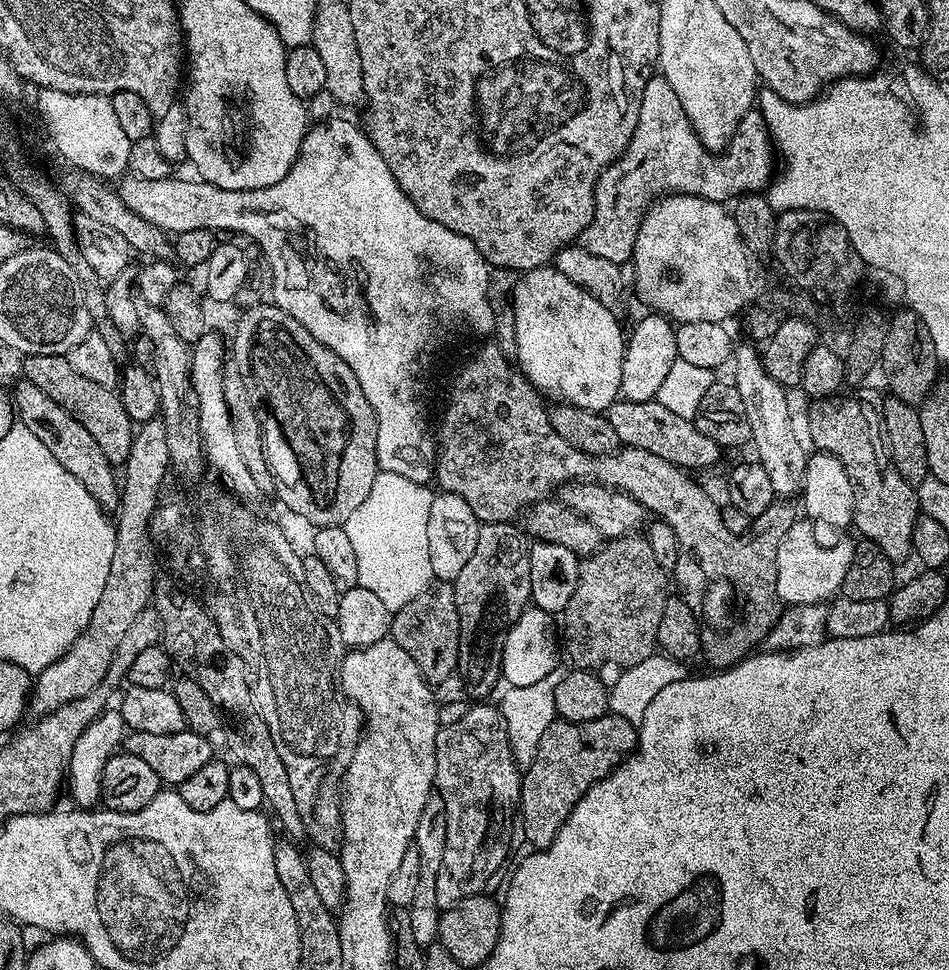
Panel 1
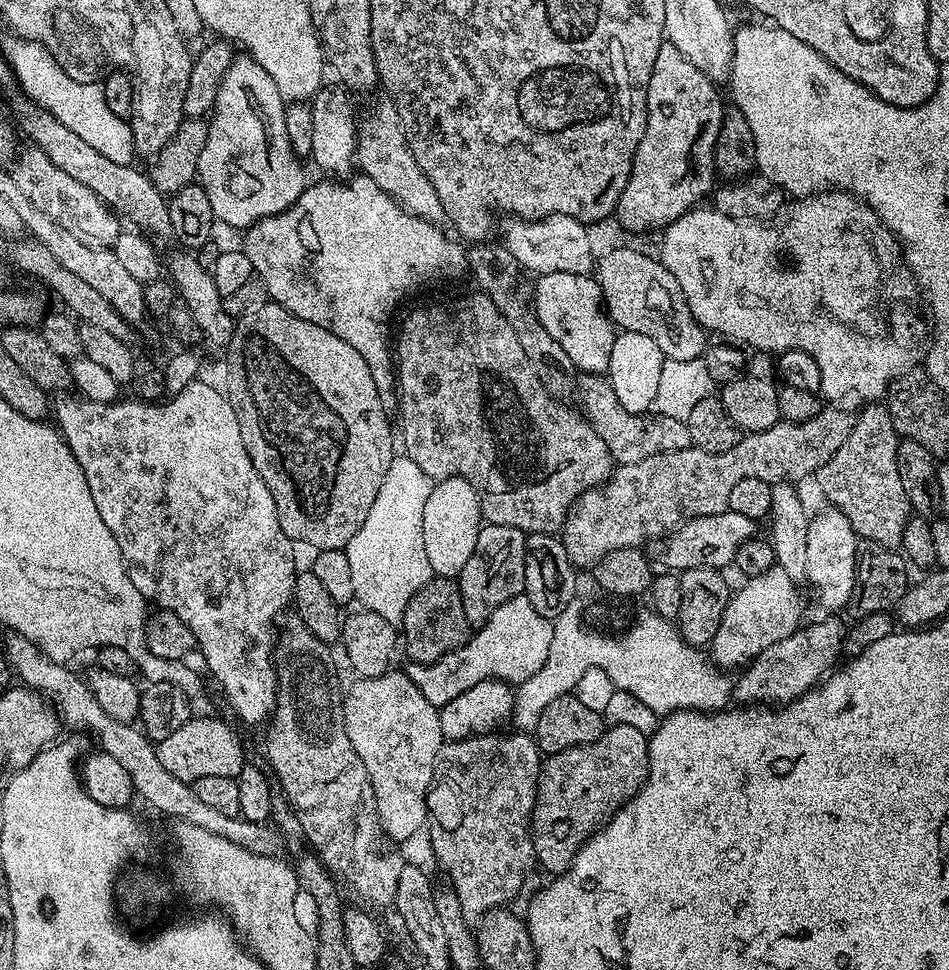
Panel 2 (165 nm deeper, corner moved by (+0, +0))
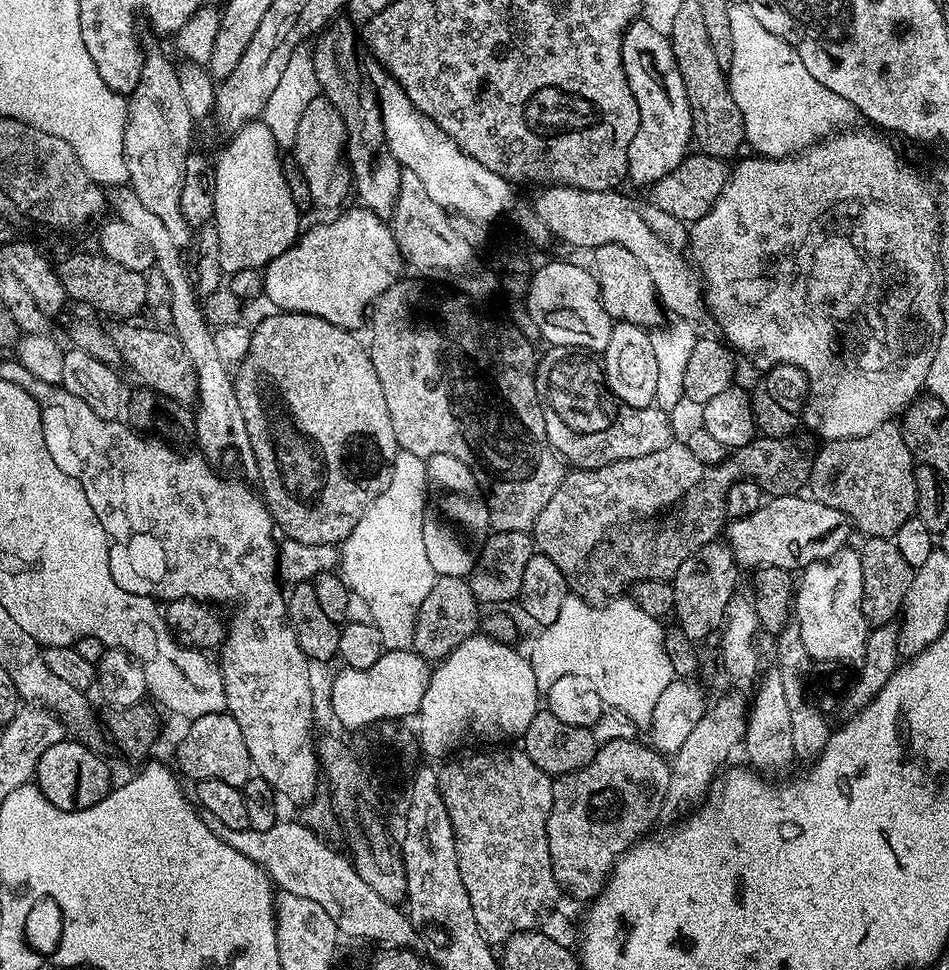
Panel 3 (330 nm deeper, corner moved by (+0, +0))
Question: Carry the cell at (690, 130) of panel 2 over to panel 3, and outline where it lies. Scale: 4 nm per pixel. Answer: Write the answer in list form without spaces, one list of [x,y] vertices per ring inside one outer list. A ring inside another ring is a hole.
[[[647,19],[633,20],[624,32],[622,64],[626,70],[626,82],[630,82],[630,90],[634,94],[634,102],[638,102],[640,115],[636,140],[630,142],[627,179],[651,186],[675,170],[690,152],[694,140],[690,98],[674,58],[671,39],[654,30]]]

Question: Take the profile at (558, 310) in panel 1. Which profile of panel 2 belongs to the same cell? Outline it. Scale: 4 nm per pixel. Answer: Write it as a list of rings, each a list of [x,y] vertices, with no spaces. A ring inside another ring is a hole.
[[[546,274],[534,284],[536,317],[554,337],[554,342],[570,354],[577,369],[584,372],[607,373],[610,350],[614,350],[617,329],[608,319],[602,303],[600,285],[592,276],[582,274]]]

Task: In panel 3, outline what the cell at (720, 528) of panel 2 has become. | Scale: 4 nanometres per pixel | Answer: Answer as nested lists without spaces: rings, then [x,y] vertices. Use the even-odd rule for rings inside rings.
[[[797,494],[765,499],[754,514],[732,520],[727,525],[727,532],[726,543],[732,549],[733,560],[741,569],[778,566],[795,573],[840,553],[849,543],[850,522],[834,510],[834,506],[826,506],[807,495]]]

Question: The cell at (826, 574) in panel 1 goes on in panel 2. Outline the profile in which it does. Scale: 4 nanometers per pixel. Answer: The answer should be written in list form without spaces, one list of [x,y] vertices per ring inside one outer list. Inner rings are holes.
[[[780,567],[766,570],[762,576],[753,576],[737,592],[735,589],[729,595],[722,622],[710,645],[711,663],[720,670],[739,669],[762,650],[766,650],[766,646],[774,646],[774,642],[790,638],[790,634],[794,634],[802,624],[800,596],[796,592],[797,585],[792,583],[790,575]]]

